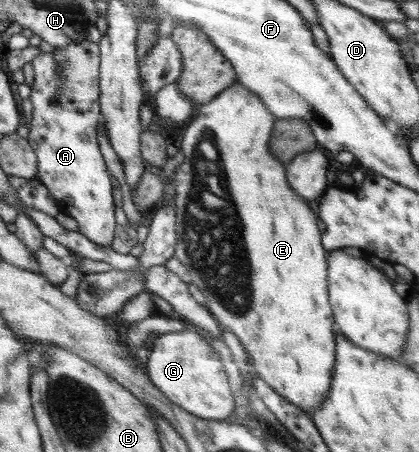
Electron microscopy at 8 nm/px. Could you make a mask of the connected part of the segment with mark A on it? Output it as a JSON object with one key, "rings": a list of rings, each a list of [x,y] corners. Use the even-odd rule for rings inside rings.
{"rings":[[[74,40],[68,46],[56,47],[51,53],[40,53],[33,60],[34,82],[30,99],[33,105],[29,136],[27,142],[37,156],[37,174],[35,178],[47,187],[49,195],[55,199],[60,212],[77,221],[78,231],[91,242],[101,246],[111,246],[115,234],[115,203],[113,201],[113,184],[105,168],[103,156],[97,144],[97,124],[99,124],[99,103],[101,92],[99,86],[99,47],[84,40]]]}

